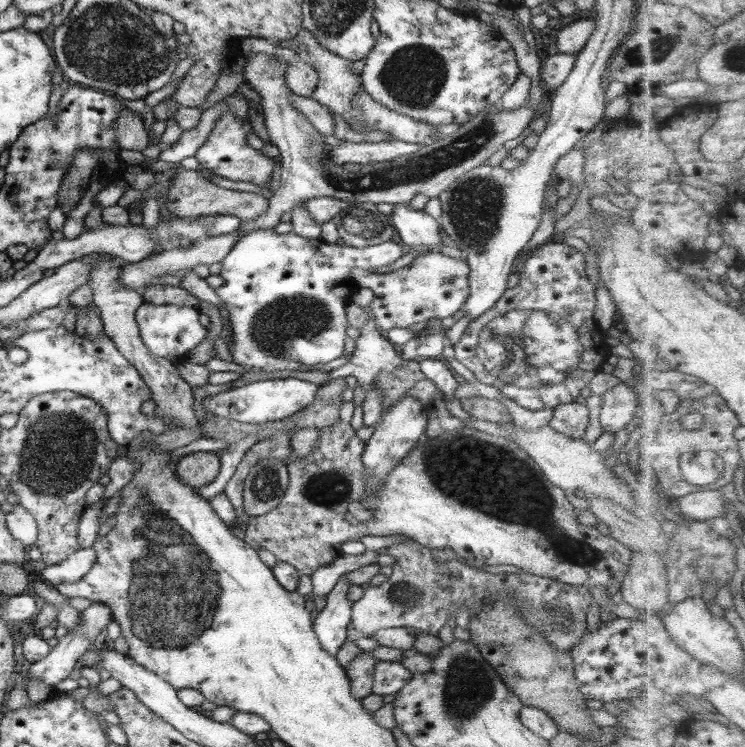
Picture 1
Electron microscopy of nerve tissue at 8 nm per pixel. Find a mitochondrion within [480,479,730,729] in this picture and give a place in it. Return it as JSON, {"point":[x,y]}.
{"point":[562,617]}

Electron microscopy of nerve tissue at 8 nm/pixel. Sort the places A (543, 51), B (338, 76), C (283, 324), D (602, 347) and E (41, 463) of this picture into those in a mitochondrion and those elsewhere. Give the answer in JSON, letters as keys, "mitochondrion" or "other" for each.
{"A":"other","B":"other","C":"mitochondrion","D":"other","E":"mitochondrion"}

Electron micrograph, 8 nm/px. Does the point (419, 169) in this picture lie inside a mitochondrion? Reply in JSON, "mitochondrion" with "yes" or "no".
{"mitochondrion":"yes"}

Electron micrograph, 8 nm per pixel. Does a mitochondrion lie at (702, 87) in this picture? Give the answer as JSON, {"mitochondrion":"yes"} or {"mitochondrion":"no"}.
{"mitochondrion":"no"}

